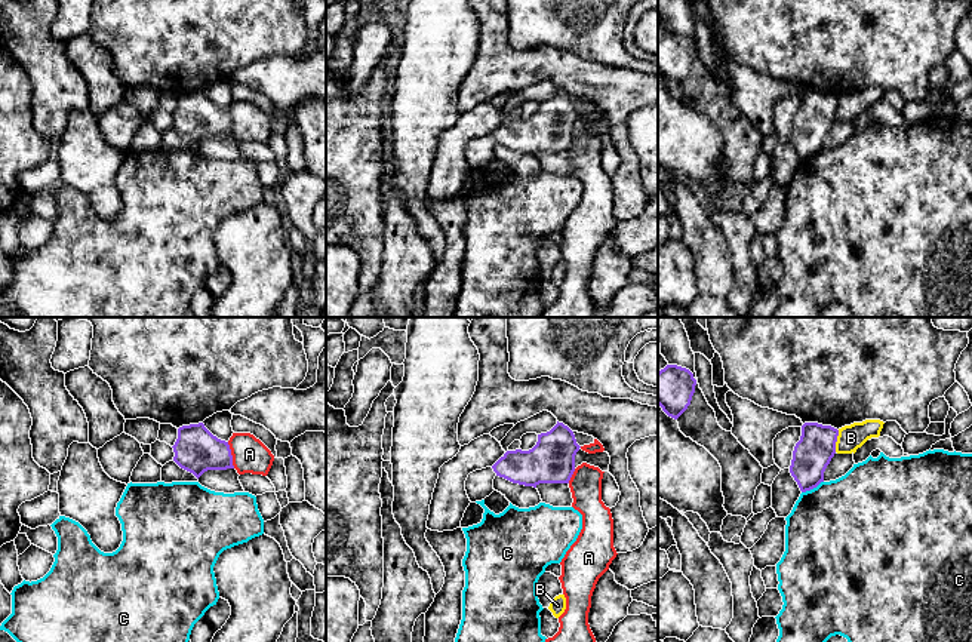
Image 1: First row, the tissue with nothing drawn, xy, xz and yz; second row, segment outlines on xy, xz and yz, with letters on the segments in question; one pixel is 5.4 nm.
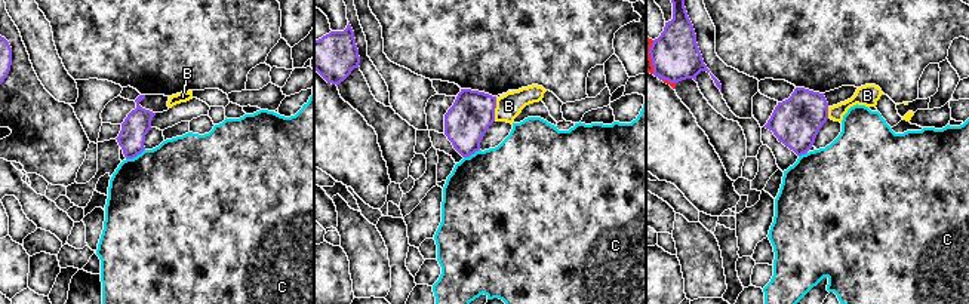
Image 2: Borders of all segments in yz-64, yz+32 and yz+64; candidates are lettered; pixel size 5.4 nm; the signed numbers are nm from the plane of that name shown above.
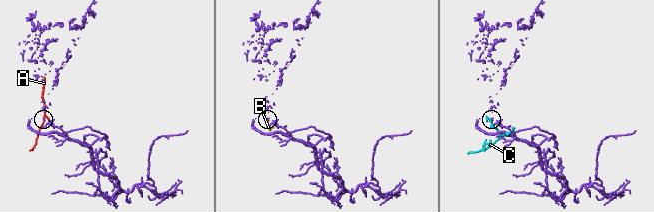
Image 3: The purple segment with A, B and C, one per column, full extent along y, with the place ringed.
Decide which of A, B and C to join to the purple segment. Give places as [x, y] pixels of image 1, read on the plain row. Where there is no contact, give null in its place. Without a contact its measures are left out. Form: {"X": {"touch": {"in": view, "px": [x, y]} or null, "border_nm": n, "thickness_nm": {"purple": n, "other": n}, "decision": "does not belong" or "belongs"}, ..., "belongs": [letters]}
{"A": {"touch": {"in": "xy", "px": [231, 123]}, "border_nm": 150, "thickness_nm": {"purple": 240, "other": 190}, "decision": "does not belong"}, "B": {"touch": {"in": "yz", "px": [836, 108]}, "border_nm": 120, "thickness_nm": {"purple": 200, "other": 140}, "decision": "does not belong"}, "C": {"touch": {"in": "yz", "px": [812, 156]}, "border_nm": 140, "thickness_nm": {"purple": 200, "other": 500}, "decision": "does not belong"}, "belongs": []}

